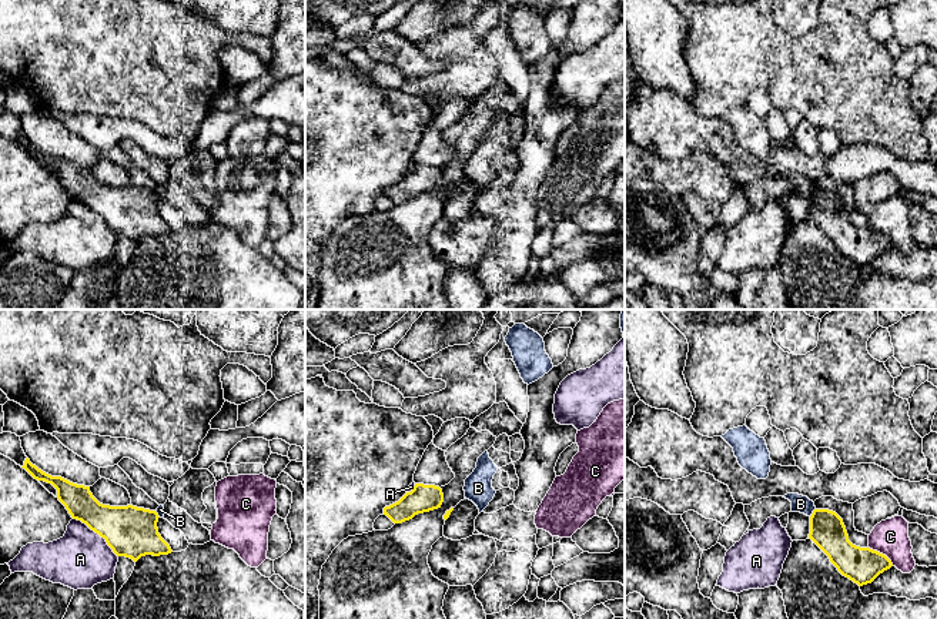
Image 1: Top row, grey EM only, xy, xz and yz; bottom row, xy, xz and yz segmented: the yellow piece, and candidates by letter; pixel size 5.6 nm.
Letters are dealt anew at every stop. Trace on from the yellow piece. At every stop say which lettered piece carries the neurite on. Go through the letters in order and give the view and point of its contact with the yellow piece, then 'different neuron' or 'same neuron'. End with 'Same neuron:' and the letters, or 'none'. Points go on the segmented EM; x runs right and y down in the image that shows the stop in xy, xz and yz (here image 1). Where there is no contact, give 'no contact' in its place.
A: contact xy (97, 532); different neuron
B: contact yz (813, 512); different neuron
C: contact yz (882, 554); different neuron
Same neuron: none

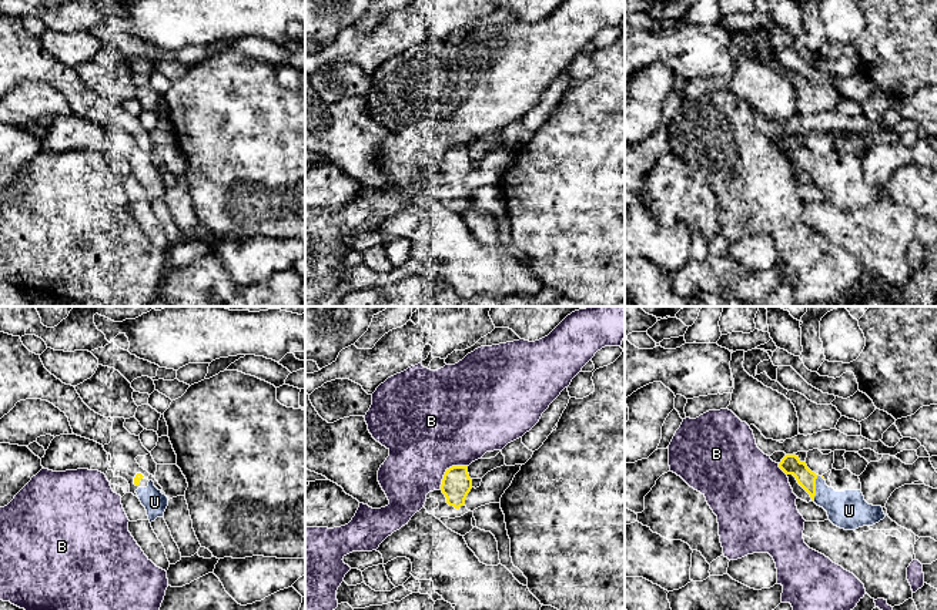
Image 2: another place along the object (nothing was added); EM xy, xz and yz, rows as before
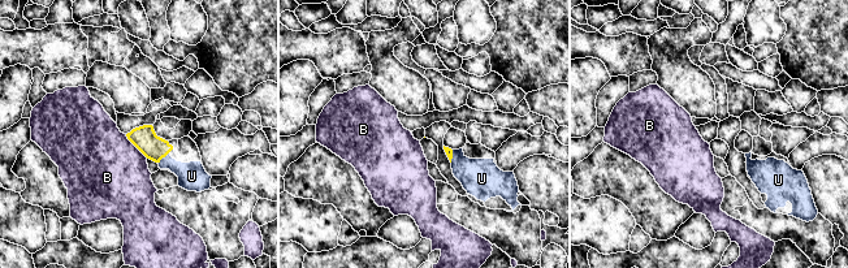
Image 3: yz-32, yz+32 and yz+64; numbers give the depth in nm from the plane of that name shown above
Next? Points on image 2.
B: contact xz (448, 469); different neuron
U: contact yz (815, 488); same neuron
Same neuron: U

